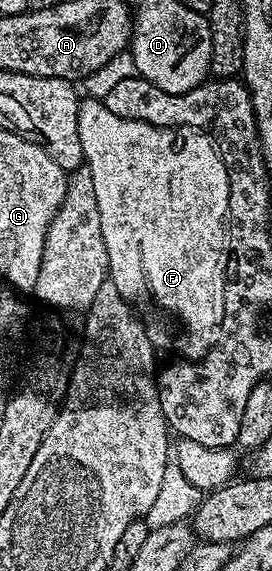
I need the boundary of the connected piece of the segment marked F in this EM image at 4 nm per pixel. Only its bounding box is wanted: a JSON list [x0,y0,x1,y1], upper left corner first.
[79,99,231,360]

